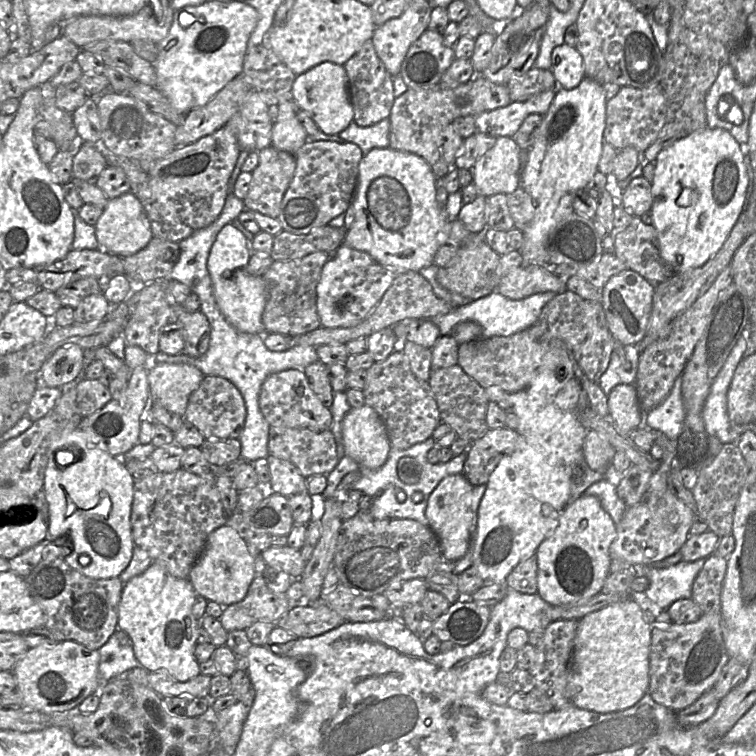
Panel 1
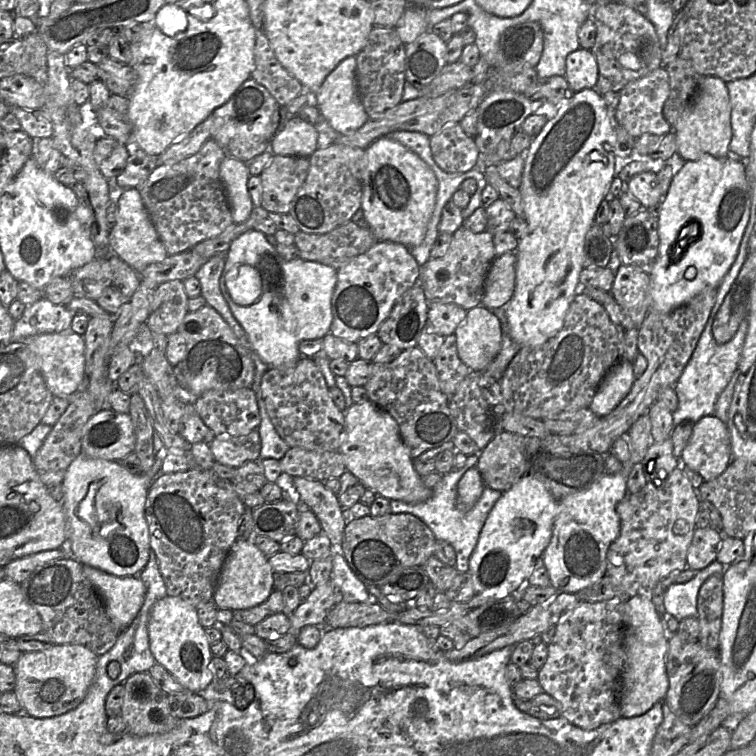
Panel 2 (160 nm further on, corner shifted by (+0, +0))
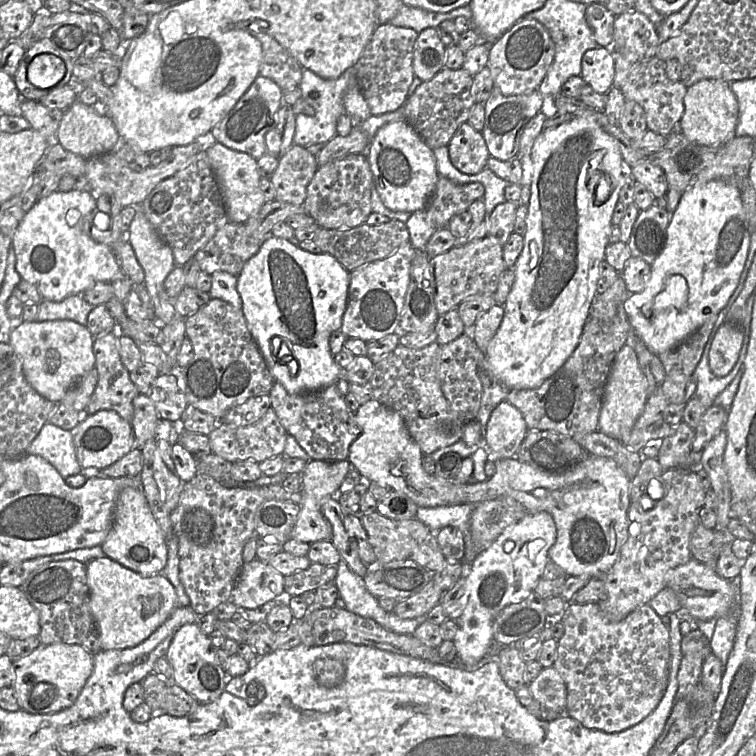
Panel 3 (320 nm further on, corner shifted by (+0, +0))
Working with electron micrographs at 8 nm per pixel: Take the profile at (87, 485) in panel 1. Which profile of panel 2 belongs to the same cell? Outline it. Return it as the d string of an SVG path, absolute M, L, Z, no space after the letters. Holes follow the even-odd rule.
M80 454L68 467L61 483L62 506L67 526L71 557L106 573L125 577L139 575L149 559L150 535L145 518L145 503L152 480L145 474L132 473L119 461L89 458Z

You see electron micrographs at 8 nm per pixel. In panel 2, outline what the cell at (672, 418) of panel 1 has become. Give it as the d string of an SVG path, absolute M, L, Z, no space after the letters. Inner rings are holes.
M748 316L742 320L733 338L721 345L717 344L713 338L713 321L713 317L707 321L689 362L673 386L678 397L677 409L672 412L675 426L684 423L696 423L703 417L713 415L718 396L738 369L748 330Z

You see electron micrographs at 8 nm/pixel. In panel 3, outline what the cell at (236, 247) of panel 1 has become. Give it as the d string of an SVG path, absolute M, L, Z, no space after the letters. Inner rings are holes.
M276 236L268 237L259 251L244 265L237 276L237 291L242 299L242 311L247 326L275 381L281 383L290 394L317 391L331 384L337 384L343 369L335 362L329 346L331 334L340 330L347 306L350 272L329 253L310 253L302 250L290 240ZM281 340L287 345L290 355L298 363L298 372L291 374L288 361L280 359Z

